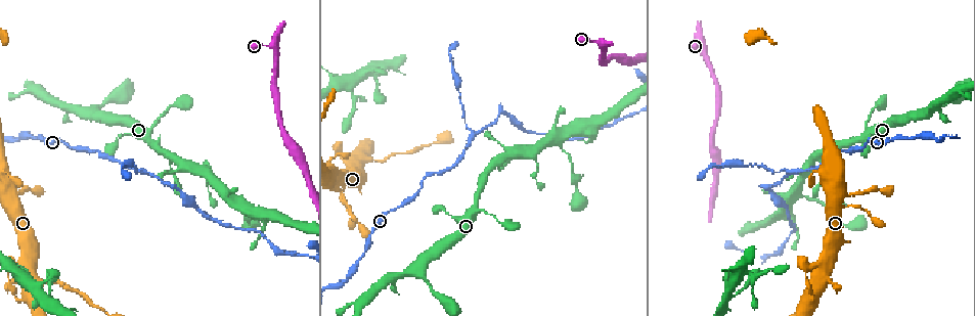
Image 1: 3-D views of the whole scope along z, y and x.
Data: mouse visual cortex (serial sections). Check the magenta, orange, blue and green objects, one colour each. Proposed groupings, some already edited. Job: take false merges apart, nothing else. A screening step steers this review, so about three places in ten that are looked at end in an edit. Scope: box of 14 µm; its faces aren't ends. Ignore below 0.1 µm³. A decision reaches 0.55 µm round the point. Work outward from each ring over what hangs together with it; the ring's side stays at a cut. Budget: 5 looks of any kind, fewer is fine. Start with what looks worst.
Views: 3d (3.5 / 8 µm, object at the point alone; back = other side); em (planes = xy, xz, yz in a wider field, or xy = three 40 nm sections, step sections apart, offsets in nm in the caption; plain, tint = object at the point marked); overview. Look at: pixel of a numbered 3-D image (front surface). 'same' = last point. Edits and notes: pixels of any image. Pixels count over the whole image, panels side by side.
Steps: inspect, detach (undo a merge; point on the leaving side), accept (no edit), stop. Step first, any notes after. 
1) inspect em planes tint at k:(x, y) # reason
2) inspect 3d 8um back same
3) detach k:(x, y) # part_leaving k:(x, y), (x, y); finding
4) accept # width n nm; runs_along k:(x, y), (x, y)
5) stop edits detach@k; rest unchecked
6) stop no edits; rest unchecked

inspect 3d 8um at 1:(375, 162) # a narrow waist

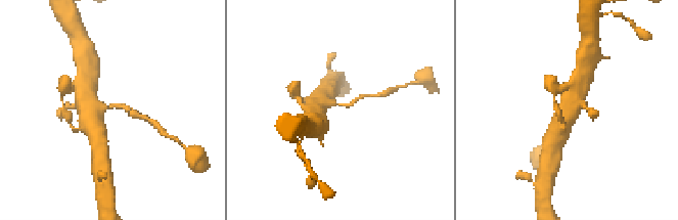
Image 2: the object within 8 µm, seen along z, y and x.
inspect 3d 3.5um at 2:(111, 107)

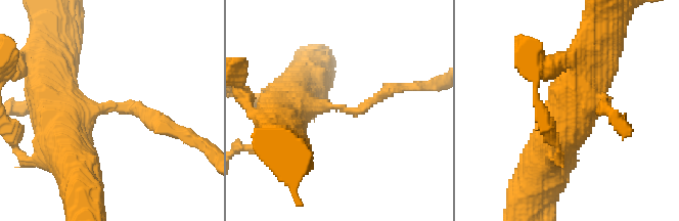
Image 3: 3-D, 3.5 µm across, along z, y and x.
accept # runs_along 3:(52, 95), (136, 107), (168, 130); one cell here

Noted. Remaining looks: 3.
inspect 3d 8um at 1:(704, 49) # sharp bend

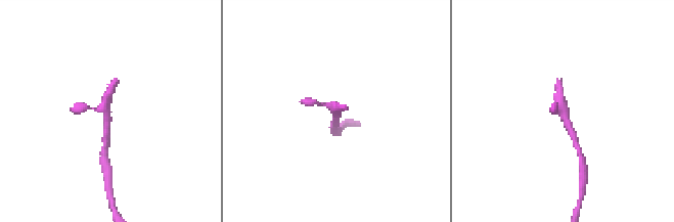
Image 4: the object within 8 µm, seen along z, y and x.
inspect 3d 3.5um at 4:(562, 111) # zoom in

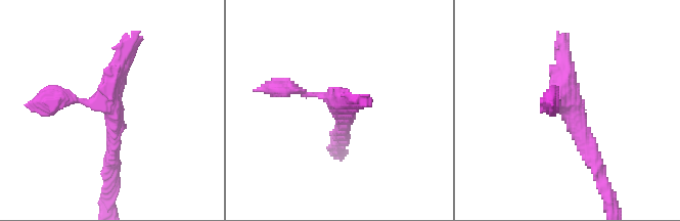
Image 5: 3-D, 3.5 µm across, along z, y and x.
inspect em xy step 3 tint at 5:(571, 108)

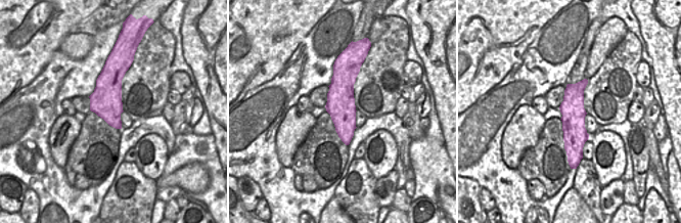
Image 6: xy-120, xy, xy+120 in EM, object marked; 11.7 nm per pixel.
accept # runs_along 6:(584, 82), (575, 92), (578, 155); one cell here

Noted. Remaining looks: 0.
stop no edits; rest unchecked

